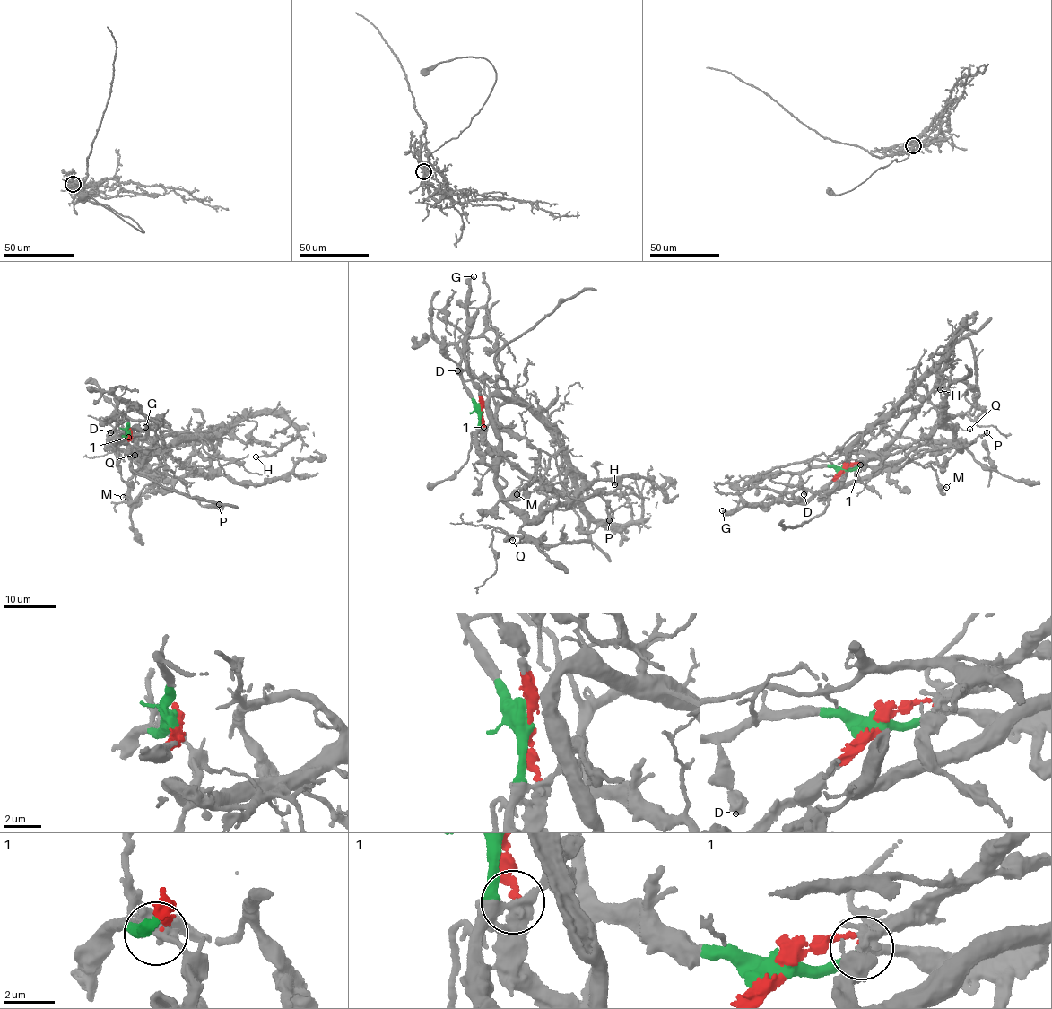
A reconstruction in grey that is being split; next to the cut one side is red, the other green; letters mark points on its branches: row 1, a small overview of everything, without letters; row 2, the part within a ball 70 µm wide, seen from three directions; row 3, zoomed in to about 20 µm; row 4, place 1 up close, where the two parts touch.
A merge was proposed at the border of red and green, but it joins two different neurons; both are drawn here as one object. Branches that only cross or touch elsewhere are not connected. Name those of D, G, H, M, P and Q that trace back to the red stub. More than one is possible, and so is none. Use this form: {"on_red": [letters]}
{"on_red": ["G"]}

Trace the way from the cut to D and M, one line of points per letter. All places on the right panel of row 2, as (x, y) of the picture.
D: (843, 469), (830, 465), (808, 467), (800, 474), (799, 481), (804, 494)
M: (843, 469), (810, 469), (809, 462), (865, 453), (895, 467), (917, 463), (932, 466), (940, 488), (946, 487)

